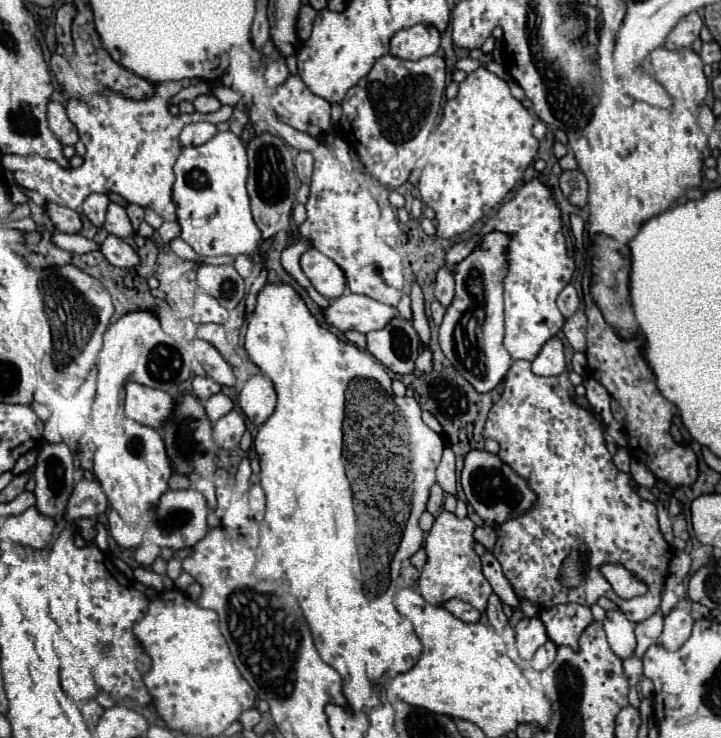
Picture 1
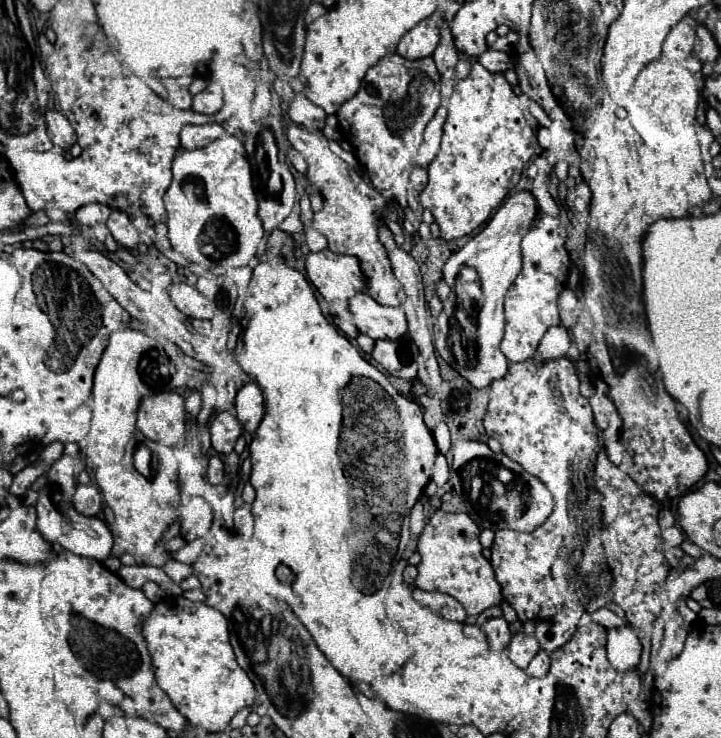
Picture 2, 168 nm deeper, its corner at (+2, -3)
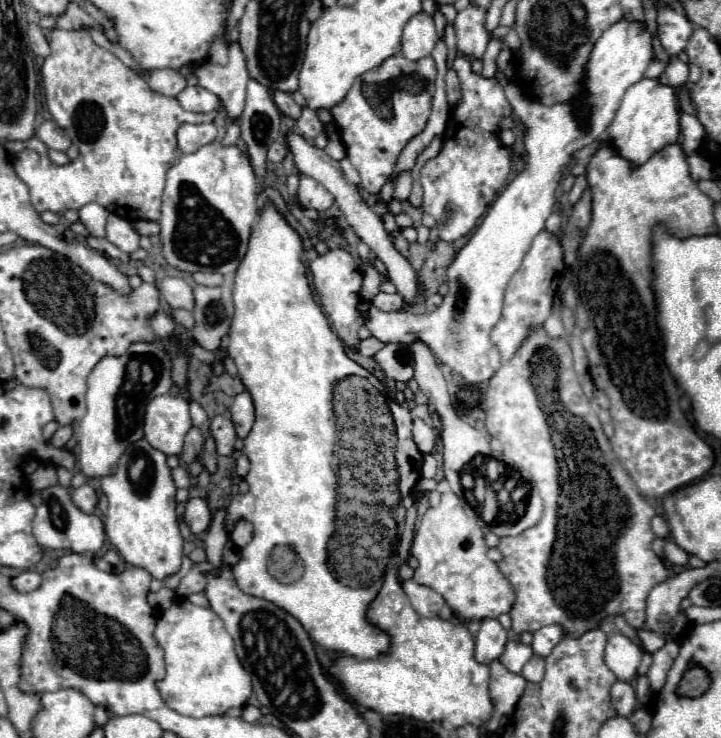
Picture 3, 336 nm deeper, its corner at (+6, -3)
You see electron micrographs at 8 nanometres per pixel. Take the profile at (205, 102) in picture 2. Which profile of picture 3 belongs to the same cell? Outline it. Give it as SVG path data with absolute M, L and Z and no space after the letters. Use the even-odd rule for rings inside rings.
M201 85L185 87L177 95L177 101L181 103L181 107L185 111L193 111L193 113L209 113L209 111L215 111L221 107L221 101L217 99L217 95L203 89Z

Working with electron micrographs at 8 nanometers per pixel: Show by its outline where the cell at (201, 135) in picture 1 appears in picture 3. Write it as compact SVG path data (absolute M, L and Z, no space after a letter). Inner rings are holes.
M213 123L181 125L177 131L177 143L181 153L193 153L203 145L213 143L215 139L217 139L217 127Z

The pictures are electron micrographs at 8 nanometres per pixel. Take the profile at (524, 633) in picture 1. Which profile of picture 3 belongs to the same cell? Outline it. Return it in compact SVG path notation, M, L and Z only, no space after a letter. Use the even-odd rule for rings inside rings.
M509 641L505 647L505 653L501 655L501 663L511 671L511 673L521 673L523 665L533 657L533 649L529 645L523 645L519 641Z

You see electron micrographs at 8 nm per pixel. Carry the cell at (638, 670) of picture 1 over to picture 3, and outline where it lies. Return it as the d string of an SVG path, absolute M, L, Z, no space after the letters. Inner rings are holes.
M617 681L611 687L611 703L617 709L617 715L629 717L635 711L635 703L637 703L633 685L631 683L623 683L623 681Z

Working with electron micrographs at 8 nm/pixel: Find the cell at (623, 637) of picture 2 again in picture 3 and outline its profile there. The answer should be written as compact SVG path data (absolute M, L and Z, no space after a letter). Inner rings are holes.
M615 633L609 637L609 643L605 647L605 665L615 673L619 681L631 683L637 677L641 657L643 657L641 649L625 635Z

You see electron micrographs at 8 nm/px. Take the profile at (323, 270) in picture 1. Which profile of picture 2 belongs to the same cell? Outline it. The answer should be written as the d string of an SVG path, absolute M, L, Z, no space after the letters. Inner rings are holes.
M329 249L309 253L305 259L307 281L329 303L331 311L349 319L347 299L363 289L357 259L349 255L335 255Z

